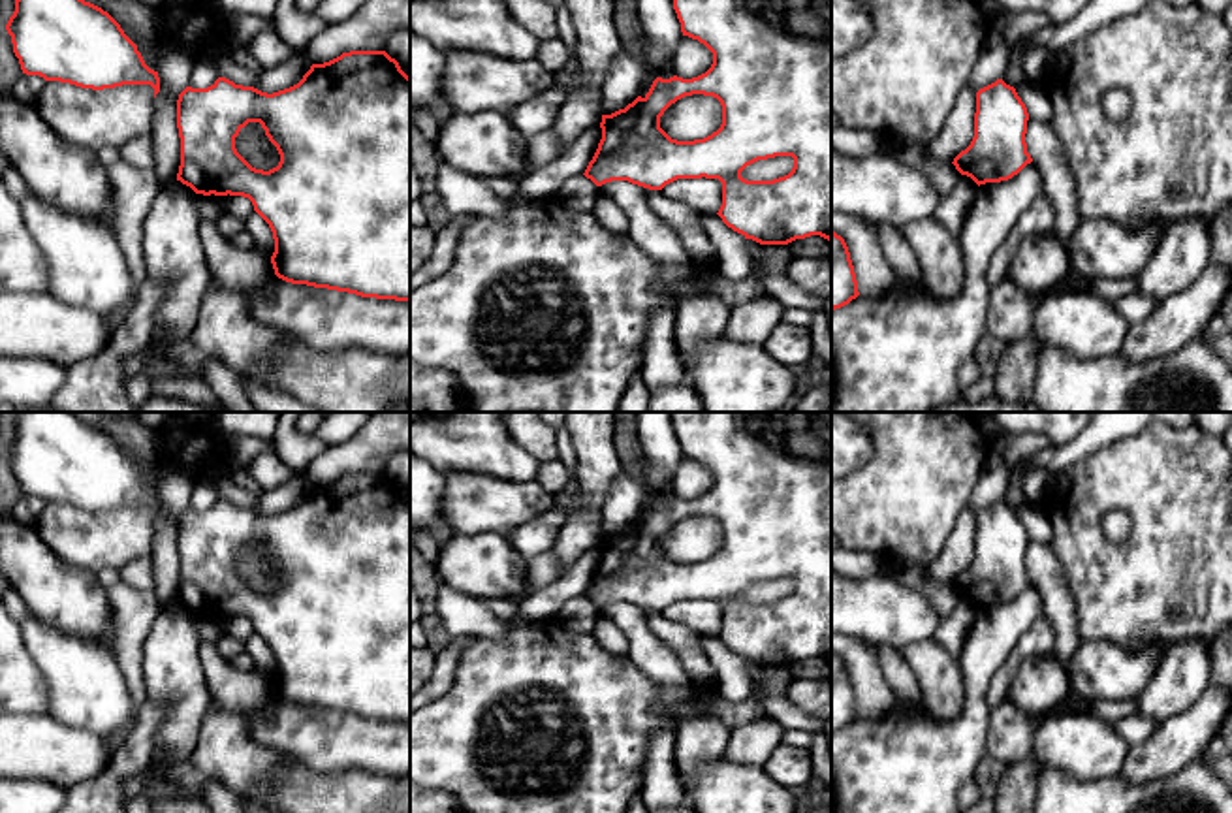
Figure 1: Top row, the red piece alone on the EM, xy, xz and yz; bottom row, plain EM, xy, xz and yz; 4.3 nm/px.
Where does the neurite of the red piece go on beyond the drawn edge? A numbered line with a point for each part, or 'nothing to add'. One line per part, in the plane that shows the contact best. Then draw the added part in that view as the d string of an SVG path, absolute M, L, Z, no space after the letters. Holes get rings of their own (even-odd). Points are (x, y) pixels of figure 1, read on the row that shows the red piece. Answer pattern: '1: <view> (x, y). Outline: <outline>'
nothing to add

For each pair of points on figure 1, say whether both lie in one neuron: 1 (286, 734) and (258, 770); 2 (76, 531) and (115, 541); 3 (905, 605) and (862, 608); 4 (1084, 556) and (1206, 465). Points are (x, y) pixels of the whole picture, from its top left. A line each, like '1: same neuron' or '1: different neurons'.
1: different neurons
2: same neuron
3: same neuron
4: same neuron

